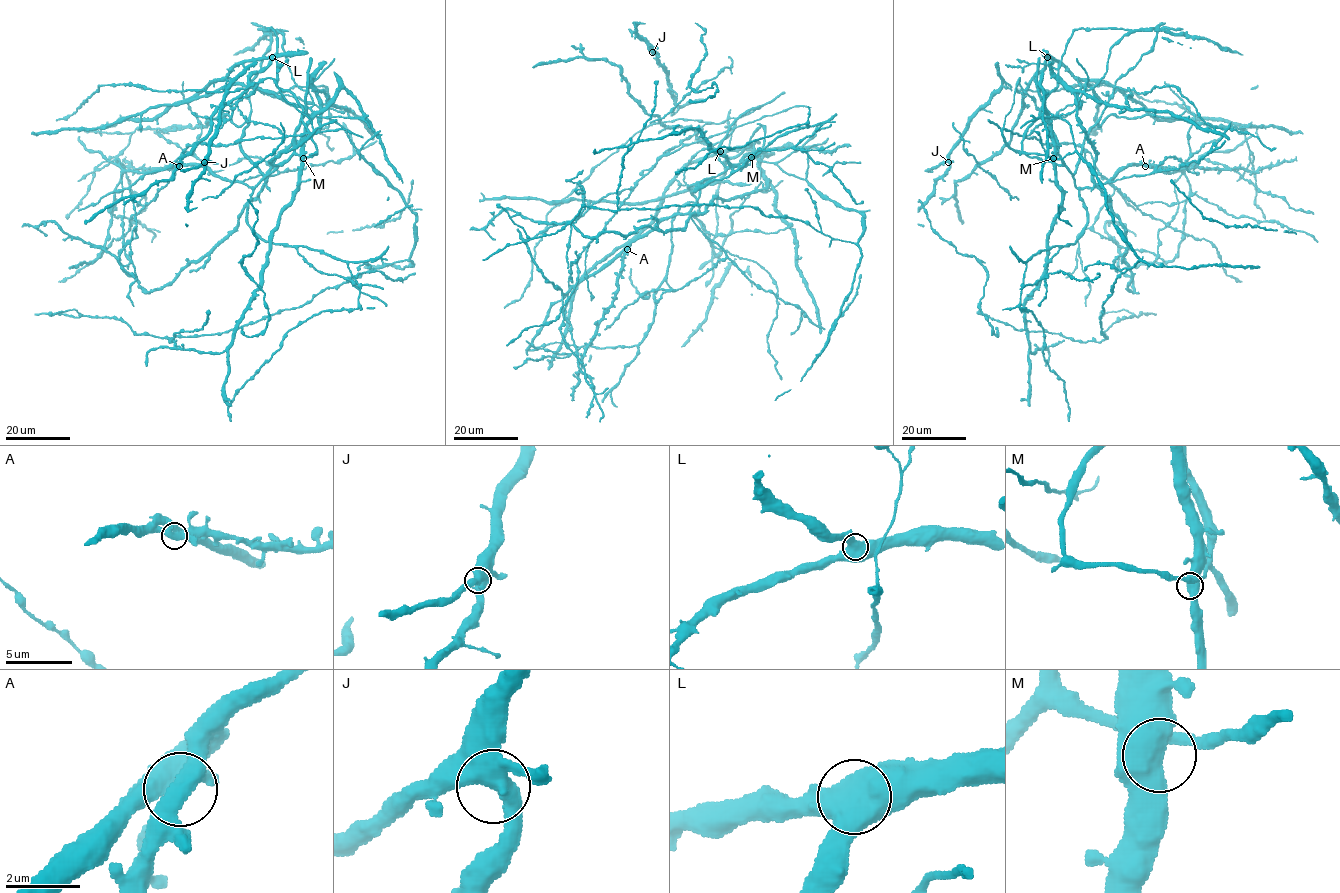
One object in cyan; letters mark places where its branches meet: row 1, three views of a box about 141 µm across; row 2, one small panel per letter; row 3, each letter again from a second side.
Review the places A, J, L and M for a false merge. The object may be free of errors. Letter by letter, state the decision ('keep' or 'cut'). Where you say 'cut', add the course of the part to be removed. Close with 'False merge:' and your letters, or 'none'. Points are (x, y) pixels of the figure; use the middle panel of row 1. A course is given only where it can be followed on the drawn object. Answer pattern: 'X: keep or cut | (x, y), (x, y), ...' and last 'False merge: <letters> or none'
A: cut | (627, 249), (615, 299), (605, 310), (582, 358), (574, 400)
J: keep
L: keep
M: keep
False merge: A

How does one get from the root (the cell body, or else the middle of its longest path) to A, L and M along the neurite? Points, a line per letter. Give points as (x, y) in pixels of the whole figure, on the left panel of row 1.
A: (262, 178), (255, 187), (250, 187), (214, 176), (203, 166), (179, 165)
L: (262, 178), (278, 165), (272, 159), (313, 131), (272, 79), (262, 79), (248, 95), (248, 79), (272, 57)
M: (262, 178), (294, 154), (303, 158)

